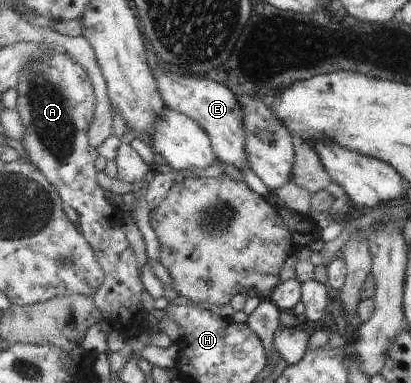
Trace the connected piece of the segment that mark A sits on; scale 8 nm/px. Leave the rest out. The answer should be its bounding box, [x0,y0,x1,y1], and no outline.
[17,51,149,336]

